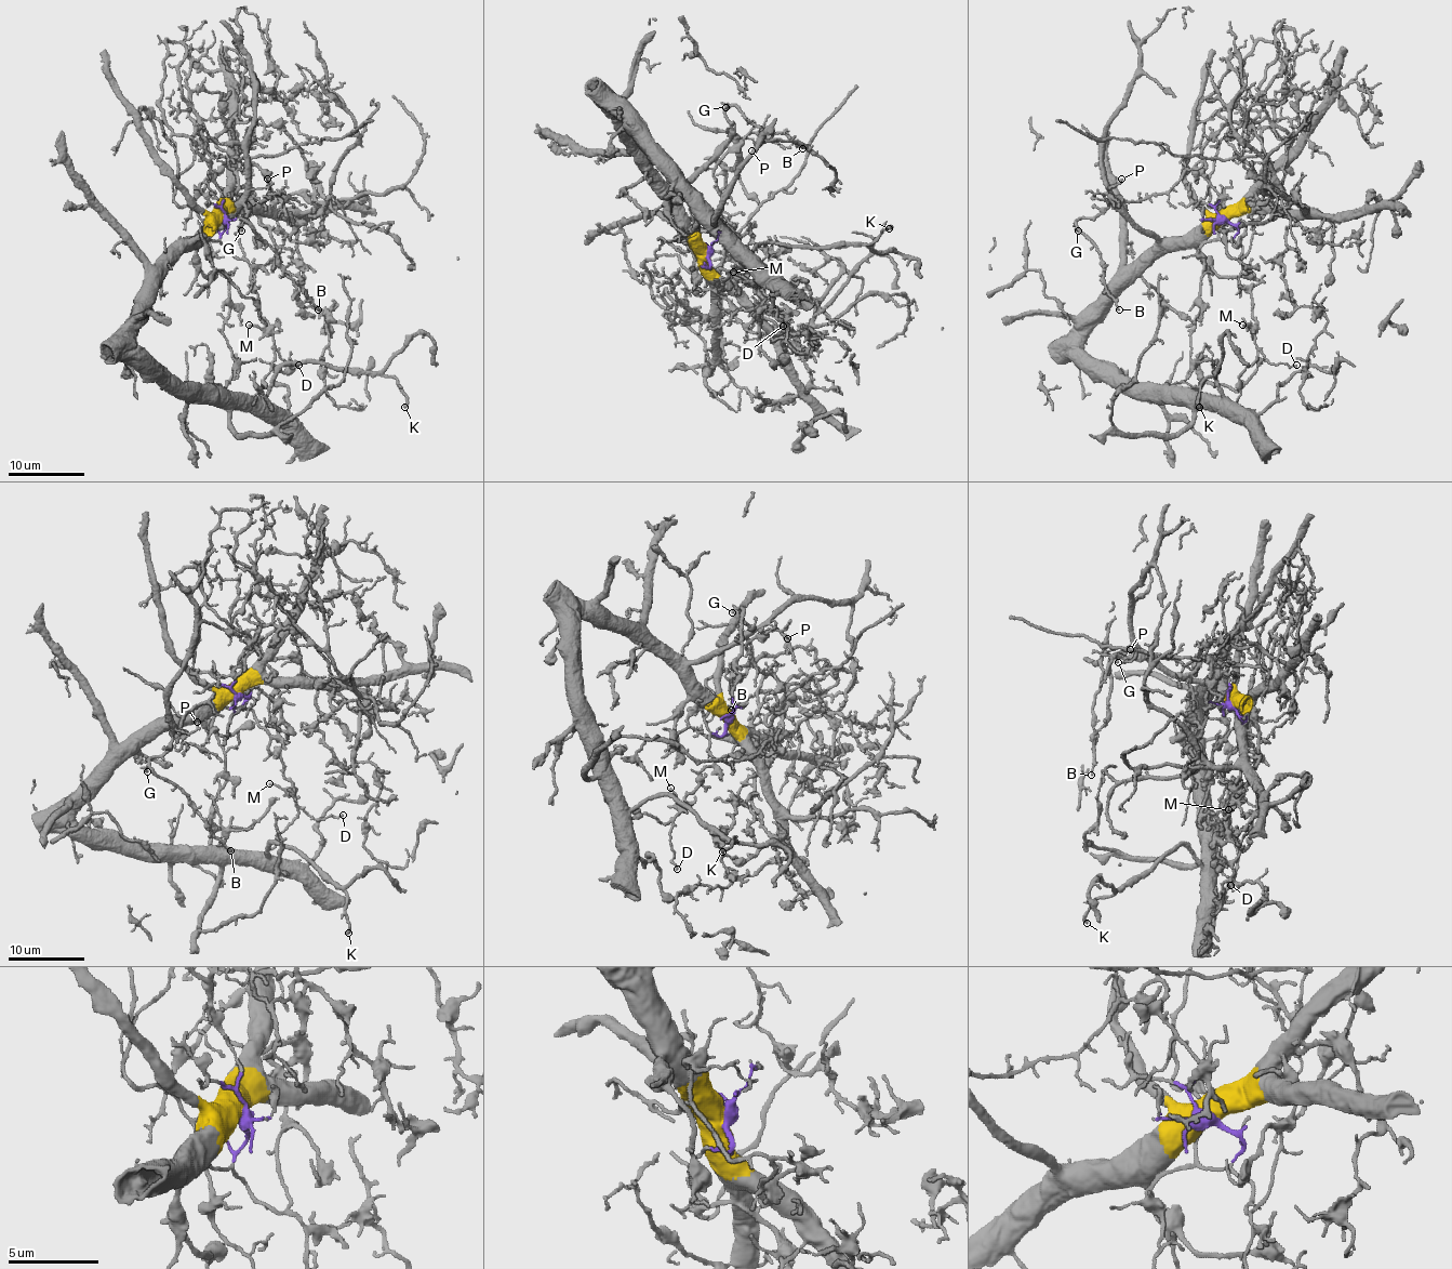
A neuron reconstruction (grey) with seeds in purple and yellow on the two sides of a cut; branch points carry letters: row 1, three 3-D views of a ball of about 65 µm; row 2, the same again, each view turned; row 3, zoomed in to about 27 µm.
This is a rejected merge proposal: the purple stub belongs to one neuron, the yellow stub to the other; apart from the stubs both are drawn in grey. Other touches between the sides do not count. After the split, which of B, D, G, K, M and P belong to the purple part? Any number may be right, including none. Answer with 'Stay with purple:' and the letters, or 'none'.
Stay with purple: D, M

